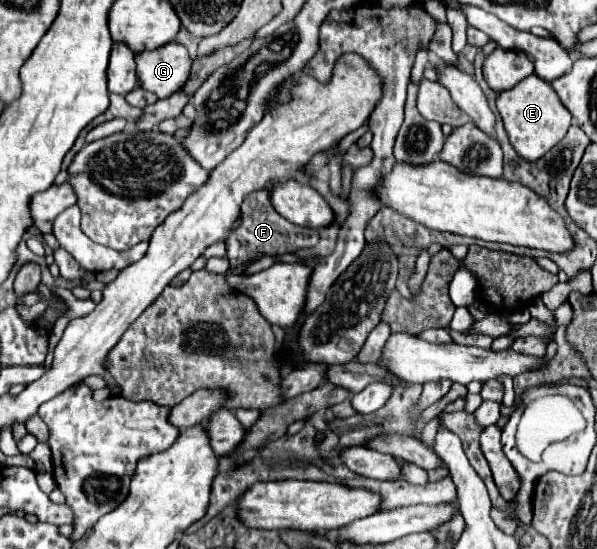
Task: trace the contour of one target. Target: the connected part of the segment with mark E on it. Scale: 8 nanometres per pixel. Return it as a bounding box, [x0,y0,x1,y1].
[497,73,571,161]

